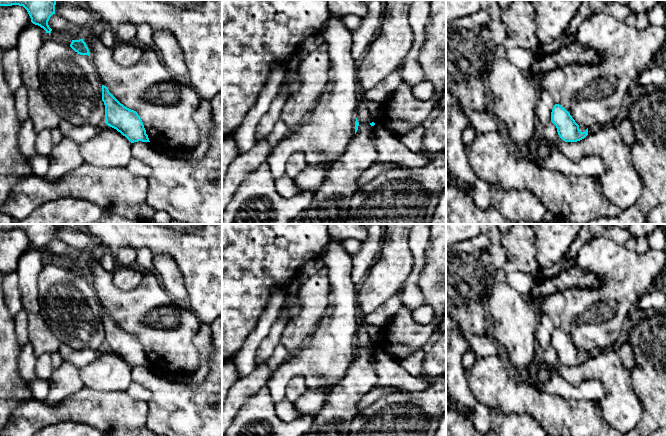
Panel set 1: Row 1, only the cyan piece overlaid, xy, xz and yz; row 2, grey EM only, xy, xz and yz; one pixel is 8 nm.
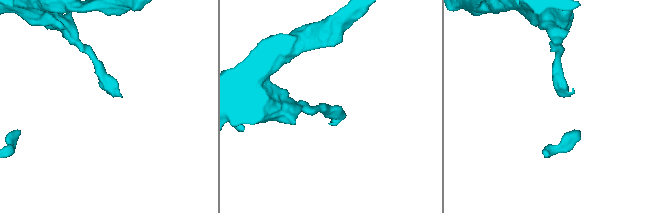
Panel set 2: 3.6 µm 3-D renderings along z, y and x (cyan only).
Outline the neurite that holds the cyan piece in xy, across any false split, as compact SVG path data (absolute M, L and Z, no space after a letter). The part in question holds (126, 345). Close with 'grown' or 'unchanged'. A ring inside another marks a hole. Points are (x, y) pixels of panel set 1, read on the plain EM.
M102 309L102 325L105 329L105 344L108 350L116 353L131 367L150 366L138 337L121 328L104 309Z; unchanged

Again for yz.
M559 328L551 336L551 346L556 350L559 361L565 366L577 366L588 359L588 352L581 356L570 337Z; unchanged

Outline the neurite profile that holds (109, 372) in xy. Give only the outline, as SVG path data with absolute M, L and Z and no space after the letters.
M106 350L91 363L79 368L84 386L96 391L126 391L132 382L132 367L116 353Z

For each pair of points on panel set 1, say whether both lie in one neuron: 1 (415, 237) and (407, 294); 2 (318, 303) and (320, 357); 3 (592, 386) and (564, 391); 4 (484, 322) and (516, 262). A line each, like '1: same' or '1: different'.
1: same
2: different
3: same
4: different

